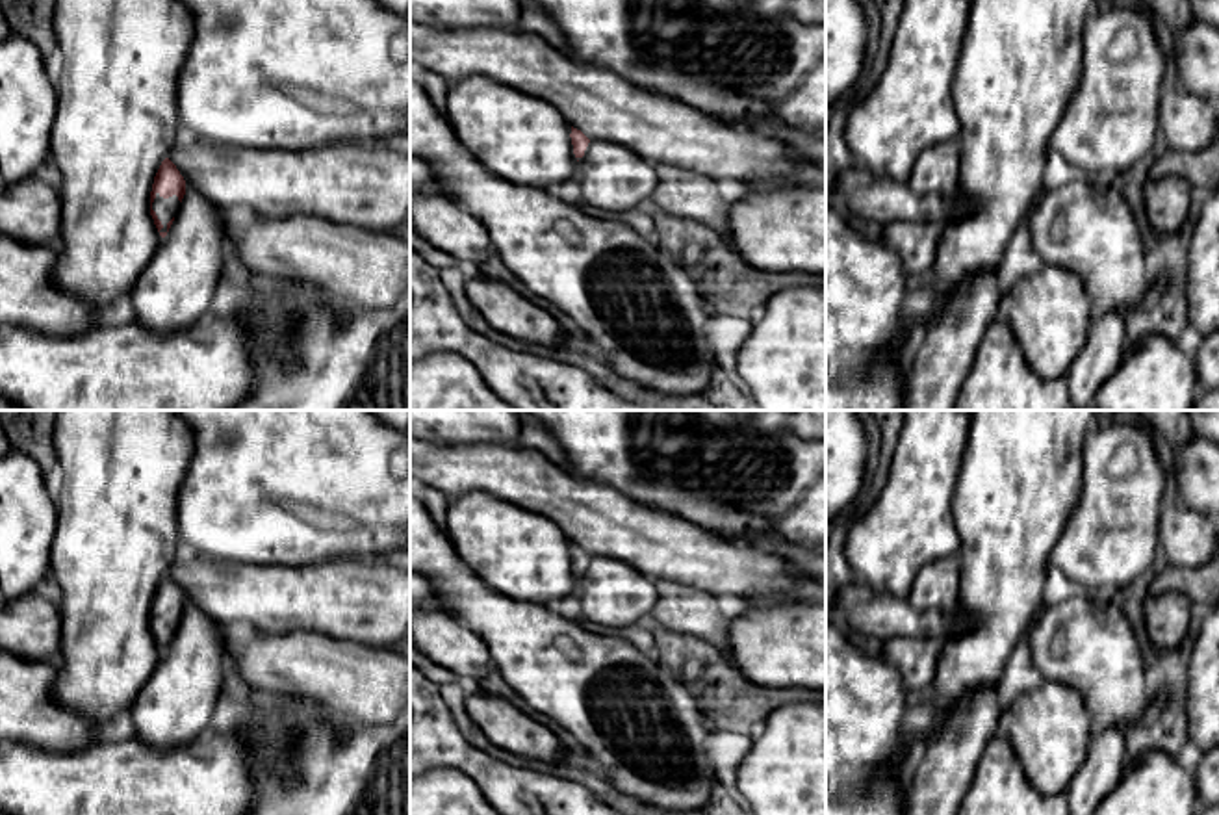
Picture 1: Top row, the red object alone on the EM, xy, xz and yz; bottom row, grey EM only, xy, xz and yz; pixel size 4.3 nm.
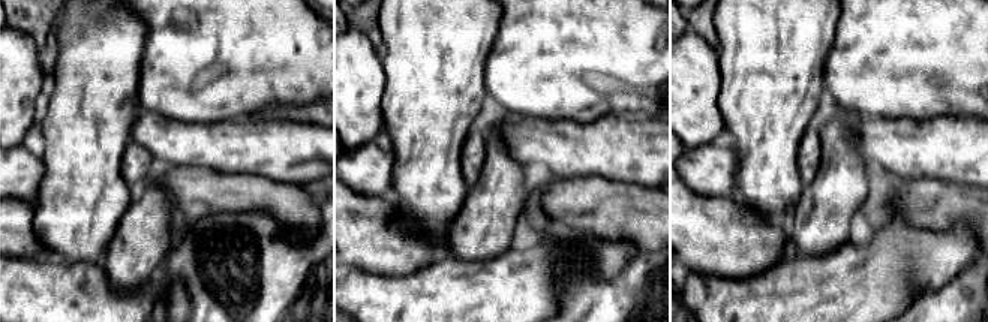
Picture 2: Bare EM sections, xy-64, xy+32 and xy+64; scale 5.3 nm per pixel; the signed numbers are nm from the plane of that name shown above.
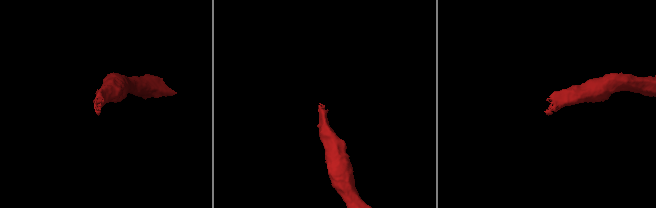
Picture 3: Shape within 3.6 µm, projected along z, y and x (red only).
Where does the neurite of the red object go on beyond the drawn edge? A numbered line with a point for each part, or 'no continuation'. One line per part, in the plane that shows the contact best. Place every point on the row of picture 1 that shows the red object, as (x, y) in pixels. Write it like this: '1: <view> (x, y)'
1: xy (166, 208)

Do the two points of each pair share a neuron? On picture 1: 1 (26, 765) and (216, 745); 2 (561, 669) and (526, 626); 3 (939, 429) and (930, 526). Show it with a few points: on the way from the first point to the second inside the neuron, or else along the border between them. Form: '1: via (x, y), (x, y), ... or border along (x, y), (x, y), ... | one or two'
1: via (73, 773), (169, 773) | one
2: via (550, 659), (527, 637) | one
3: via (930, 453), (930, 502) | one

